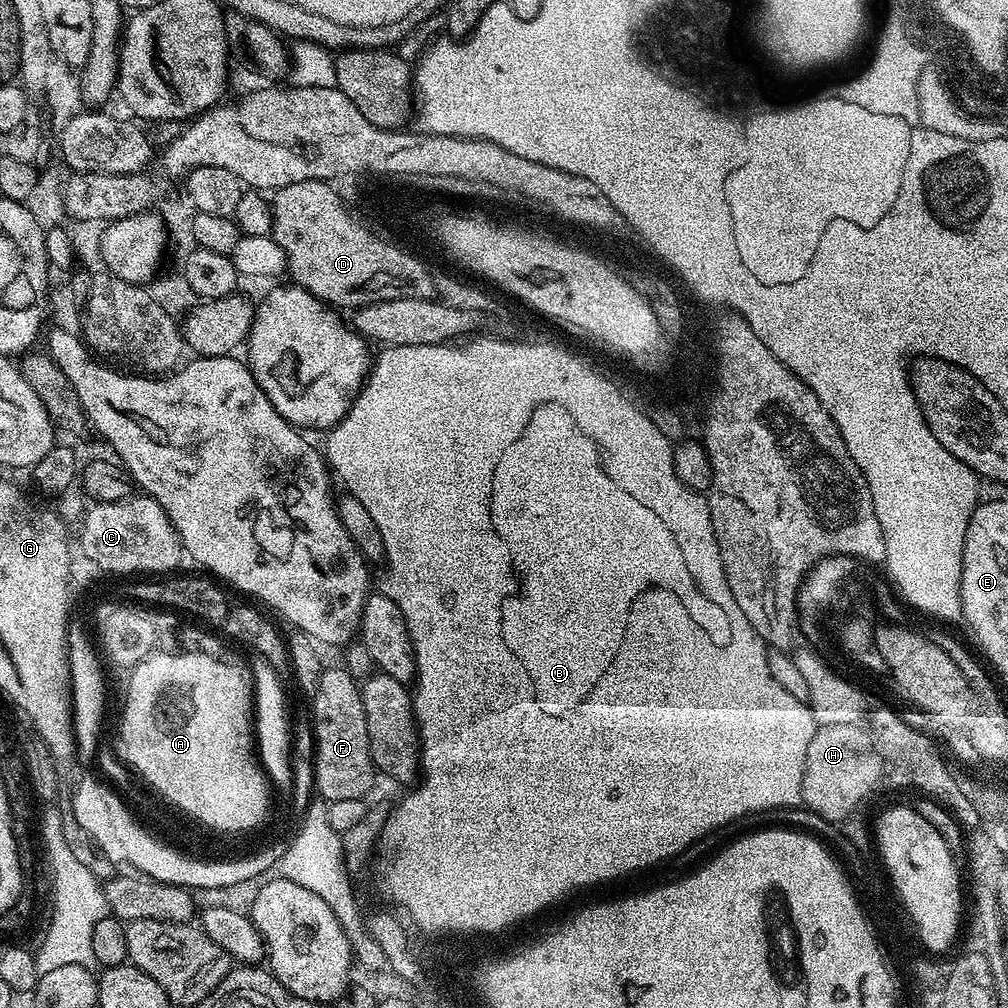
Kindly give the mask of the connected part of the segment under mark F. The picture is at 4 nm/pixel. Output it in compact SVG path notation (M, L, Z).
M342 666L325 667L318 681L316 705L310 710L312 724L316 727L316 750L314 749L314 788L325 796L325 801L340 799L360 799L367 797L372 783L378 779L378 773L372 763L372 749L368 747L368 727L366 710L362 710L360 684Z

